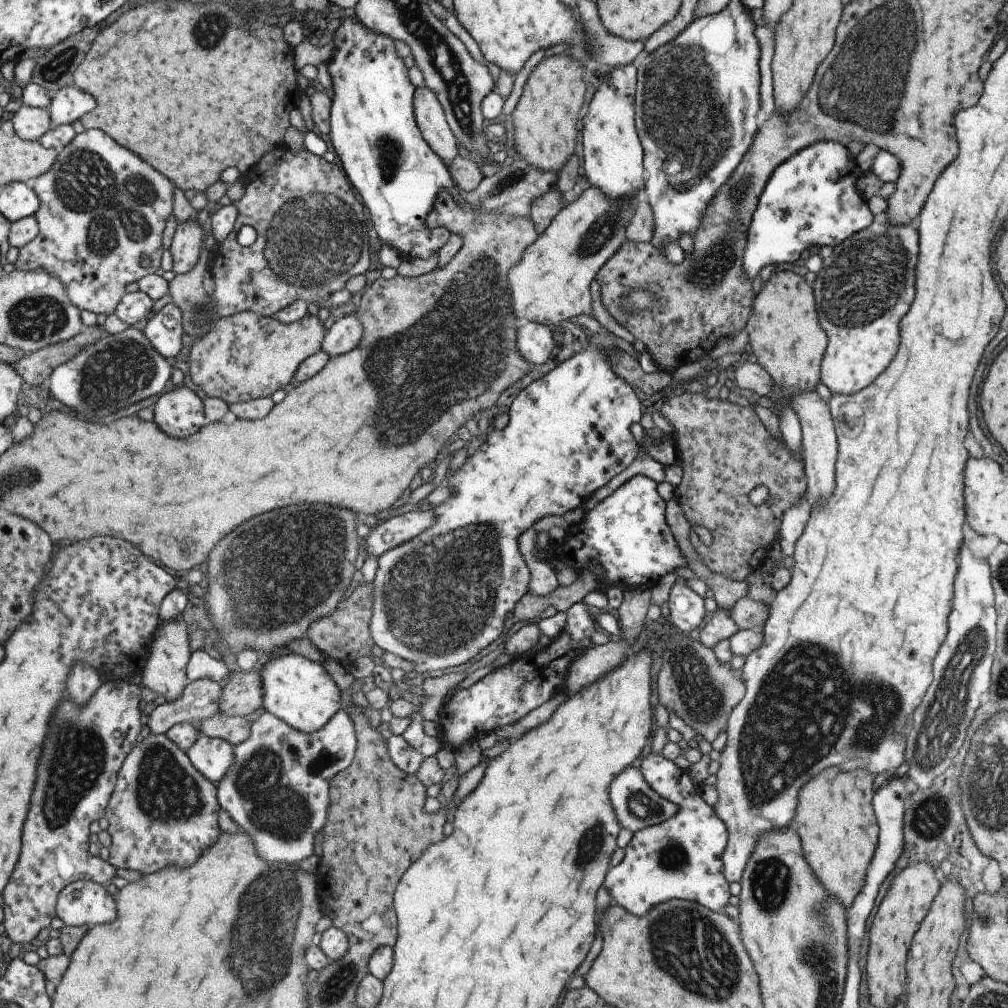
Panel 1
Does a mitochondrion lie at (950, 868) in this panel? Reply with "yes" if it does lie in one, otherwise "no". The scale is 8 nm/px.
no

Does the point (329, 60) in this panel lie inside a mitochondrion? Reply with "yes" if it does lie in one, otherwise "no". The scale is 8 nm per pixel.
no

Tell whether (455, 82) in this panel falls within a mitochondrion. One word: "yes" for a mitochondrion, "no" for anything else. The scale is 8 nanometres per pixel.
yes

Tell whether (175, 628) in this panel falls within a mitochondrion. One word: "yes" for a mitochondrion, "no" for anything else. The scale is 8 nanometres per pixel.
no

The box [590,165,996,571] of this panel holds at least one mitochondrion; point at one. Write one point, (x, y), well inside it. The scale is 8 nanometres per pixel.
(867, 280)

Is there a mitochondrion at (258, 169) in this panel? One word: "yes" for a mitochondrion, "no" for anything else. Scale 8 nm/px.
no

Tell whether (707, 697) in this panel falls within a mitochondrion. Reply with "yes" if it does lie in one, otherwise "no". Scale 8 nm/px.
yes

